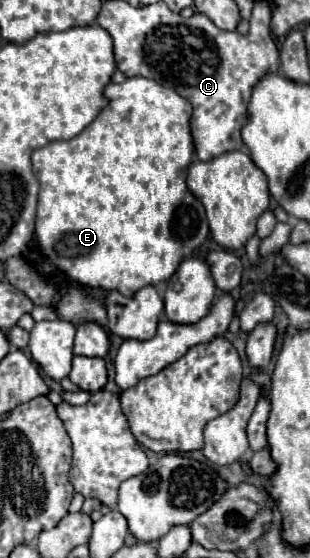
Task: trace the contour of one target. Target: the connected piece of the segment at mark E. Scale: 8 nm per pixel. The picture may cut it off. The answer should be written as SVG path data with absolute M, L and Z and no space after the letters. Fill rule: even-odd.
M146 77L104 87L108 105L74 139L50 141L32 153L34 175L40 181L36 239L46 255L68 279L94 289L118 289L132 297L146 285L168 281L180 261L190 257L208 235L202 203L186 185L188 165L194 155L188 119L192 105L174 89Z

